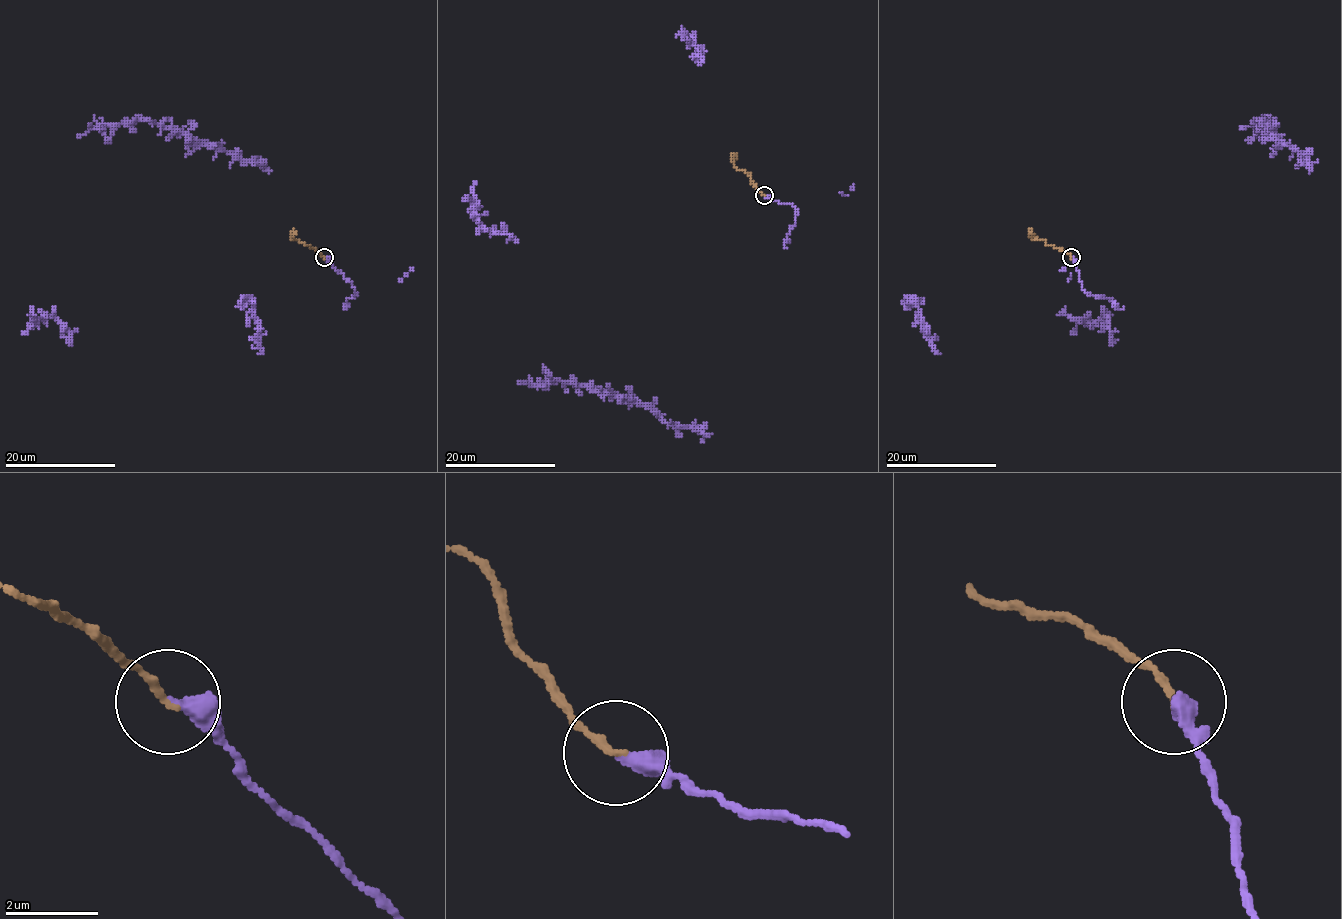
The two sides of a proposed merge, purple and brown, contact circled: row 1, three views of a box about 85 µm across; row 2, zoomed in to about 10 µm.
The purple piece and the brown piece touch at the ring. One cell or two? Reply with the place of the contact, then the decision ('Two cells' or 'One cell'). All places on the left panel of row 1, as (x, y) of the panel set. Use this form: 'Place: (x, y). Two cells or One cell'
Place: (324, 257). One cell

